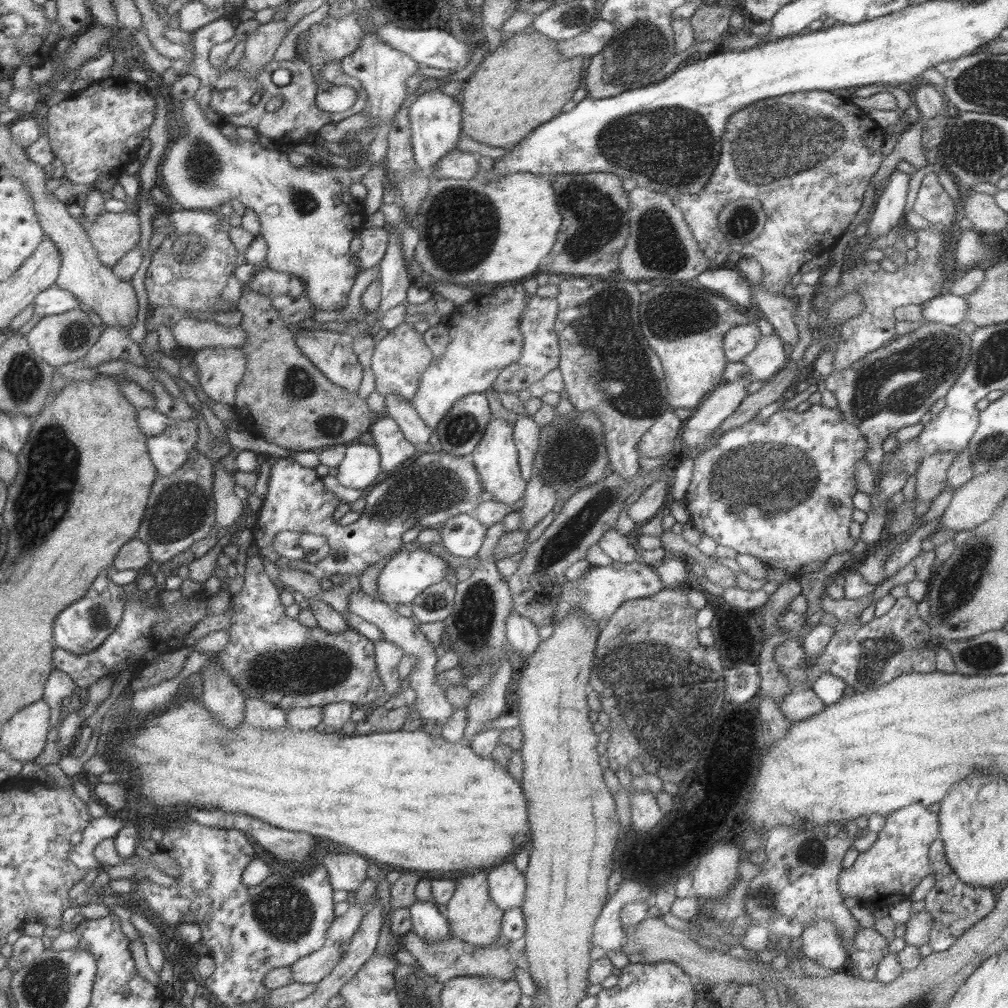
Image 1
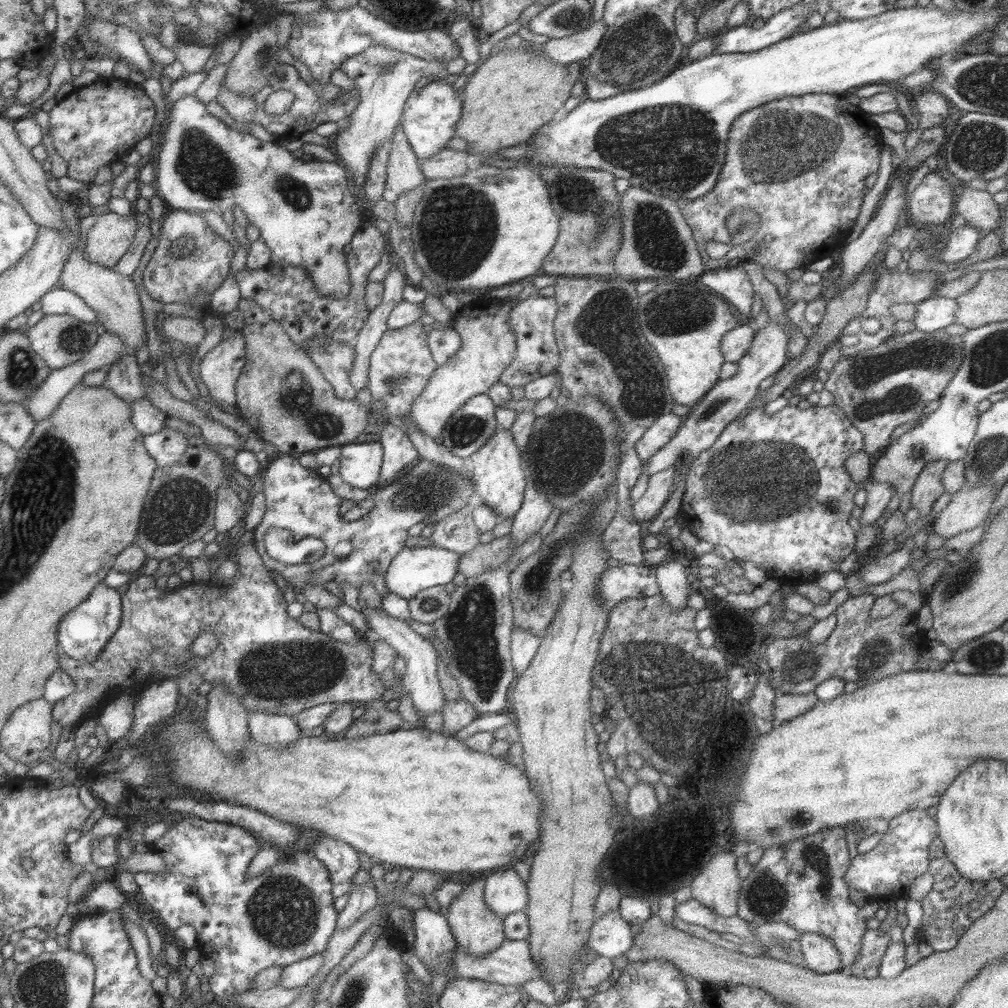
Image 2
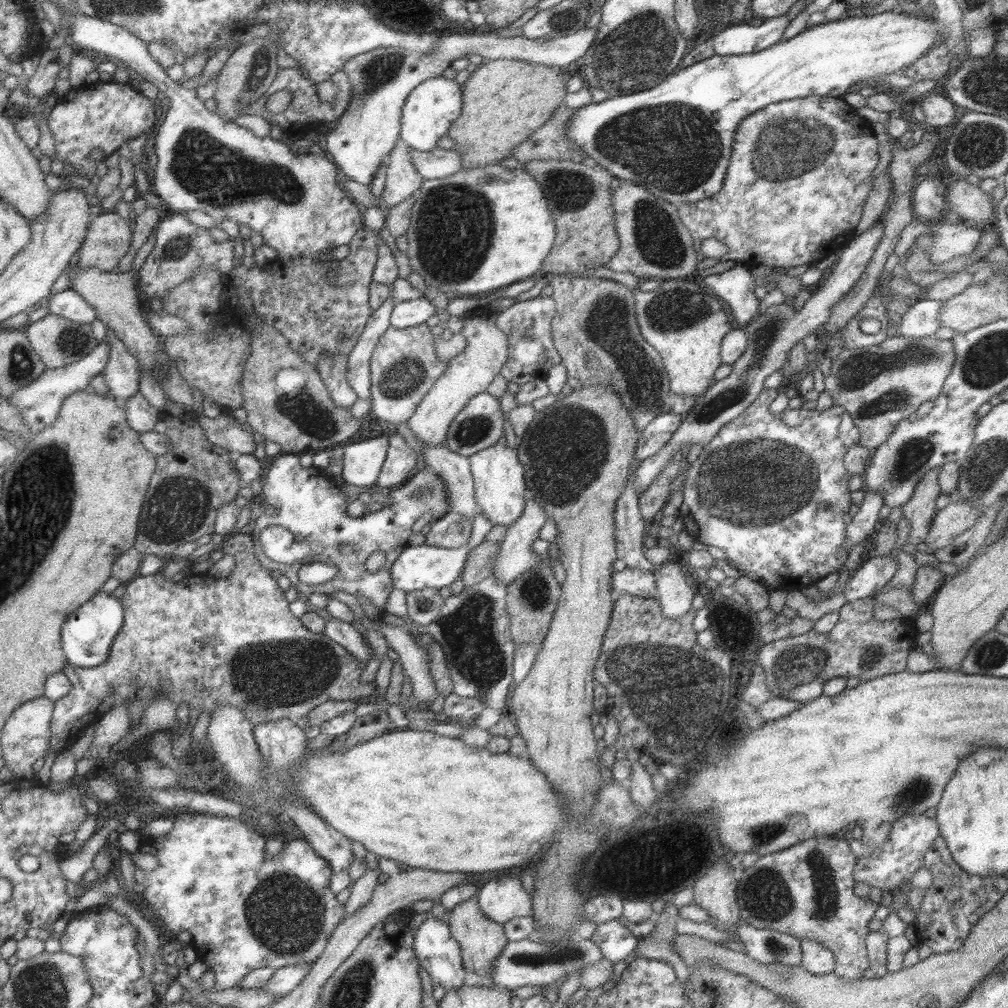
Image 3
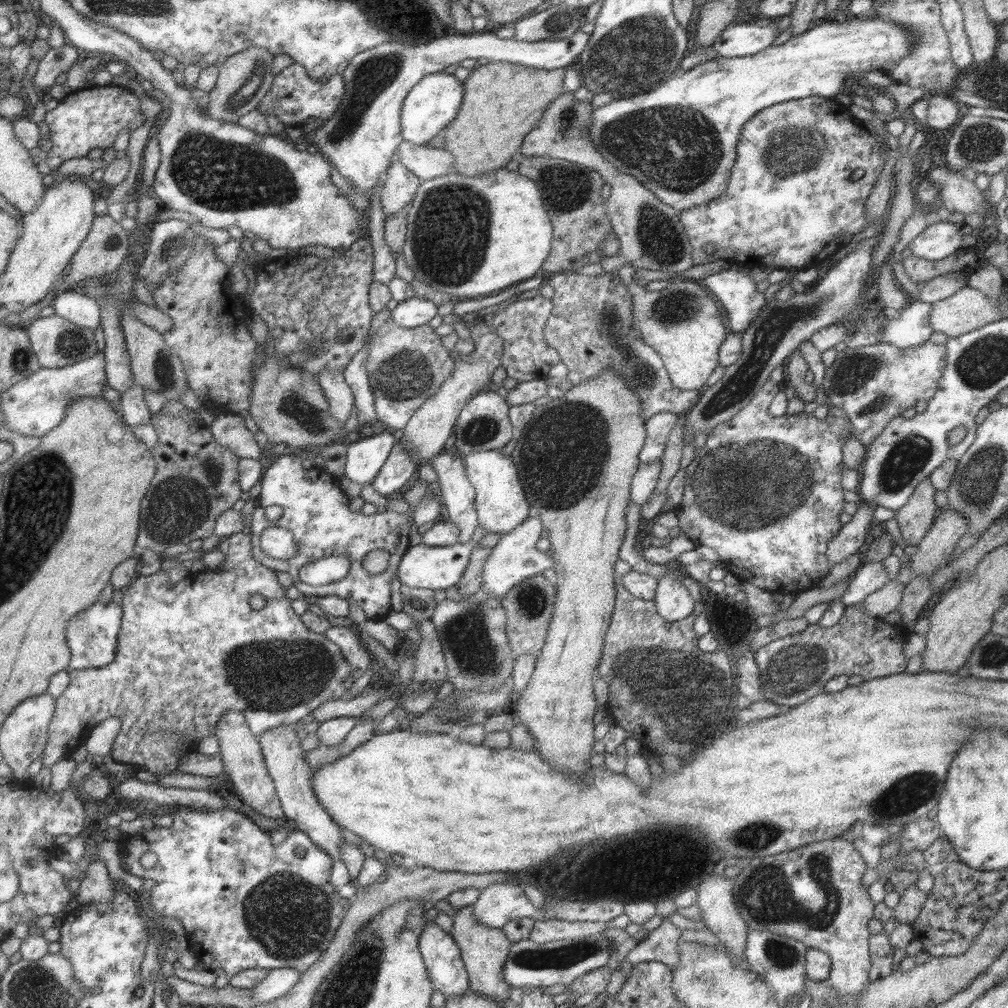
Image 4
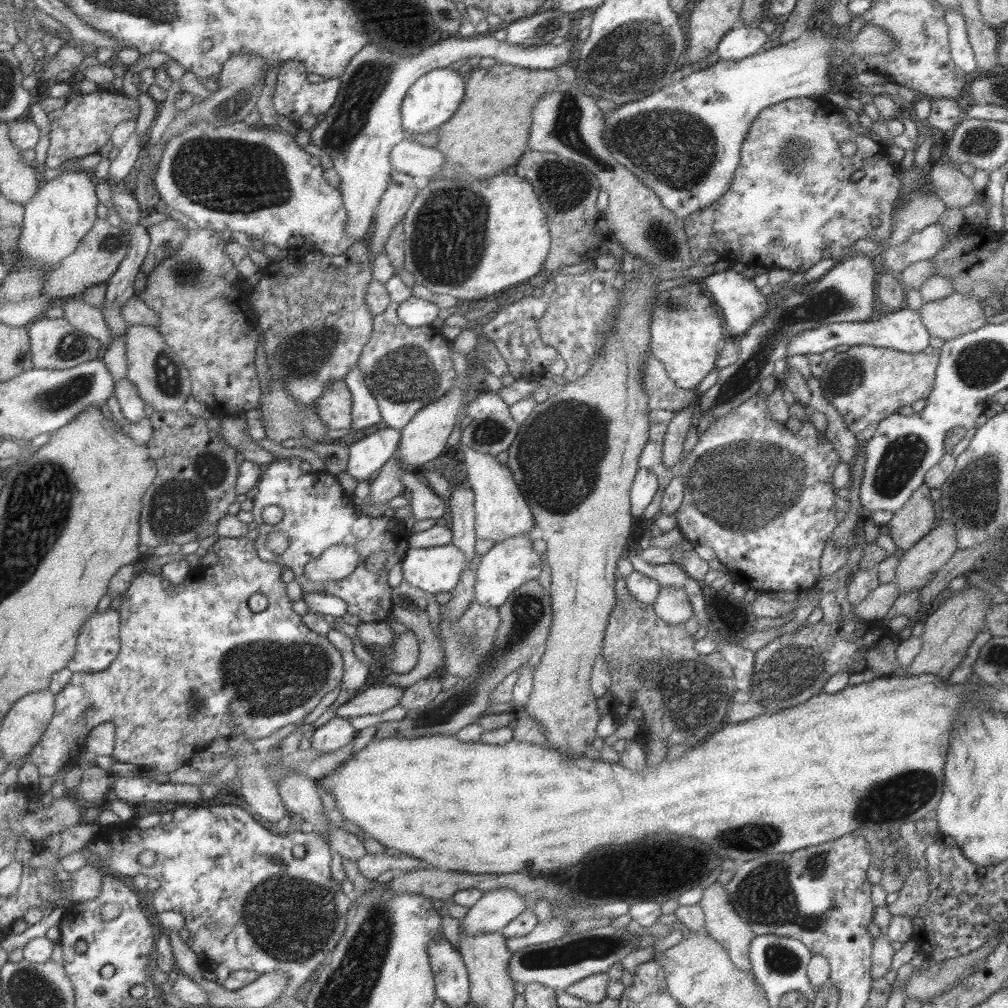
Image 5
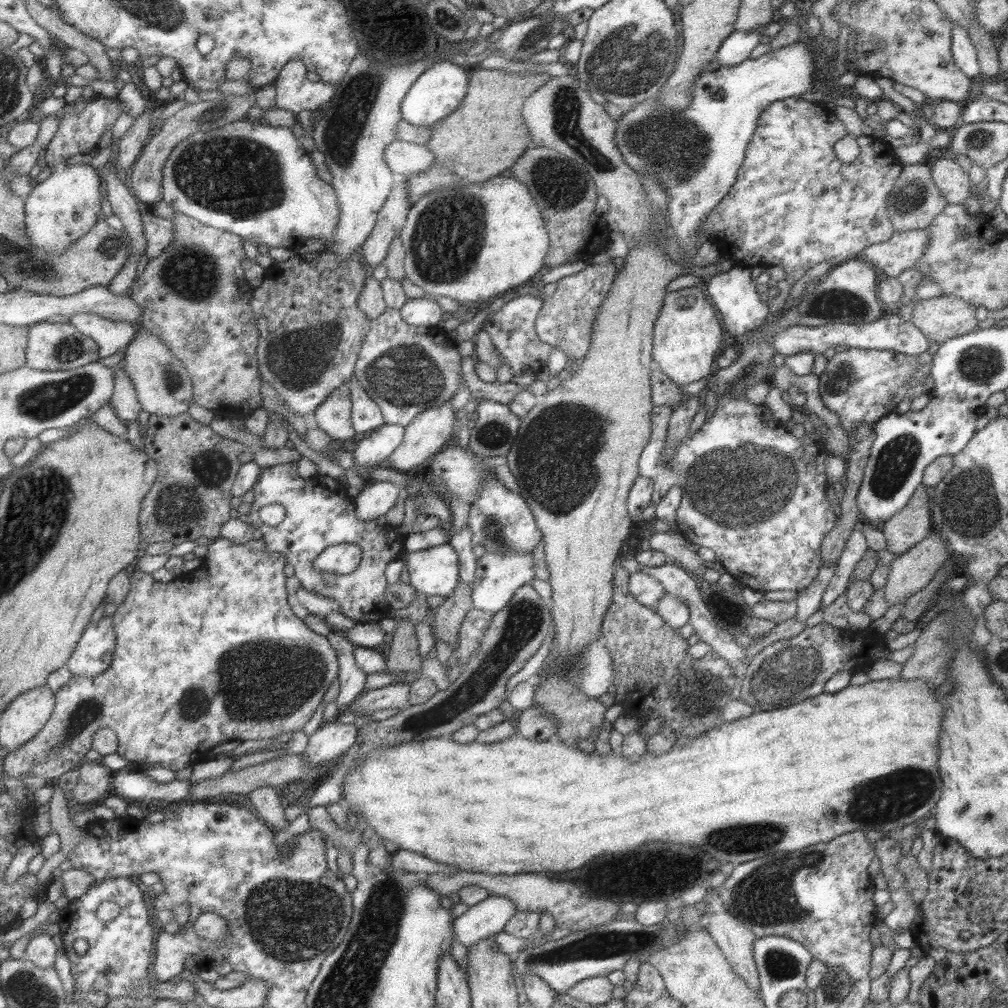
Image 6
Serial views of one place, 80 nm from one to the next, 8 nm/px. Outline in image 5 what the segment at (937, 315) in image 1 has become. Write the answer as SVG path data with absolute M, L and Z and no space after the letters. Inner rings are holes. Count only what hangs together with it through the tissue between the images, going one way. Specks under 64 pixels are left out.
M901 308L891 310L891 313L881 316L875 321L865 320L863 322L831 322L821 324L811 330L804 330L790 338L787 348L787 357L801 356L801 354L821 354L825 350L835 348L839 344L849 347L869 345L900 350L904 353L914 353L923 350L930 345L930 334L920 321L919 309Z

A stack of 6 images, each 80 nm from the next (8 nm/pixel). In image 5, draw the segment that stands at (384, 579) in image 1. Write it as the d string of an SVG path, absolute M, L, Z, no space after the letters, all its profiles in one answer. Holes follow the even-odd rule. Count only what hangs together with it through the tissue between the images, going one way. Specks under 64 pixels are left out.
M455 546L408 548L400 561L402 580L430 596L450 592L464 569L465 554Z

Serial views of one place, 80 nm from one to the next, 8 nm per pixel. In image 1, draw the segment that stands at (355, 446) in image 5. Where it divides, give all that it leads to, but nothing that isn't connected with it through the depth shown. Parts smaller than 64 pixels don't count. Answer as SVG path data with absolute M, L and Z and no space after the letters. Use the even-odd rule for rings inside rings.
M355 443L345 445L341 463L336 467L335 479L349 490L365 489L381 473L380 457L373 446Z

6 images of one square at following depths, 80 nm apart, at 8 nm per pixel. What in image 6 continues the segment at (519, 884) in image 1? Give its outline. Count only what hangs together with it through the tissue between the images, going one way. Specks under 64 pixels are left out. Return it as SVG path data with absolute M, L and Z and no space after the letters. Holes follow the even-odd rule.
M491 895L452 920L454 939L463 947L469 948L475 941L502 932L507 921L516 912L515 904L511 900Z

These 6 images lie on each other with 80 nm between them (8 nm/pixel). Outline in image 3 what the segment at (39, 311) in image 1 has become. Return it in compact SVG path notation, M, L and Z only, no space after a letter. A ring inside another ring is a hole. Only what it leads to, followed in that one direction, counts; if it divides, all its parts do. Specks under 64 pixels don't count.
M68 287L61 292L49 295L47 310L79 324L89 325L96 318L94 308L91 308L79 294Z

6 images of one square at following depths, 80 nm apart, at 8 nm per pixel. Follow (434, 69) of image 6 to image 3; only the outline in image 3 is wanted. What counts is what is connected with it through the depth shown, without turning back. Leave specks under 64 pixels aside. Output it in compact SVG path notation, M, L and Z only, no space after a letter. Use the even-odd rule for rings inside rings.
M441 77L420 82L405 98L400 116L400 139L413 150L433 150L438 140L448 134L448 128L460 115L462 87L454 80Z

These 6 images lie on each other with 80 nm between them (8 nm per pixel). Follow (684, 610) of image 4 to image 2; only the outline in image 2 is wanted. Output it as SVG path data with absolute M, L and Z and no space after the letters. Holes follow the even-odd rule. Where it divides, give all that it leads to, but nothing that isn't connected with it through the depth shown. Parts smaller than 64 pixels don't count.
M668 558L654 566L653 572L666 603L672 609L684 607L687 594L695 588L691 570Z

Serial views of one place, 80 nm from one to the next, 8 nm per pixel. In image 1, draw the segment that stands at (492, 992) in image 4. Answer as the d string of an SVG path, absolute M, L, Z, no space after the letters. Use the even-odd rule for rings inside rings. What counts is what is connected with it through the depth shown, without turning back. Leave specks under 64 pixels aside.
M480 869L475 874L469 874L456 880L455 892L444 905L443 916L450 927L450 934L459 938L460 941L468 942L469 946L489 946L501 936L501 920L504 912L489 900L486 876L486 871Z

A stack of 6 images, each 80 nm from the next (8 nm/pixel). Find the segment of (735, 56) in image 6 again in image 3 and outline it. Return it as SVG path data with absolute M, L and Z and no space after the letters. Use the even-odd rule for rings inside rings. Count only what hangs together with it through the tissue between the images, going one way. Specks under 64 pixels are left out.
M786 15L757 23L752 23L751 20L733 22L710 37L714 54L742 55L763 50L781 40L789 22Z

